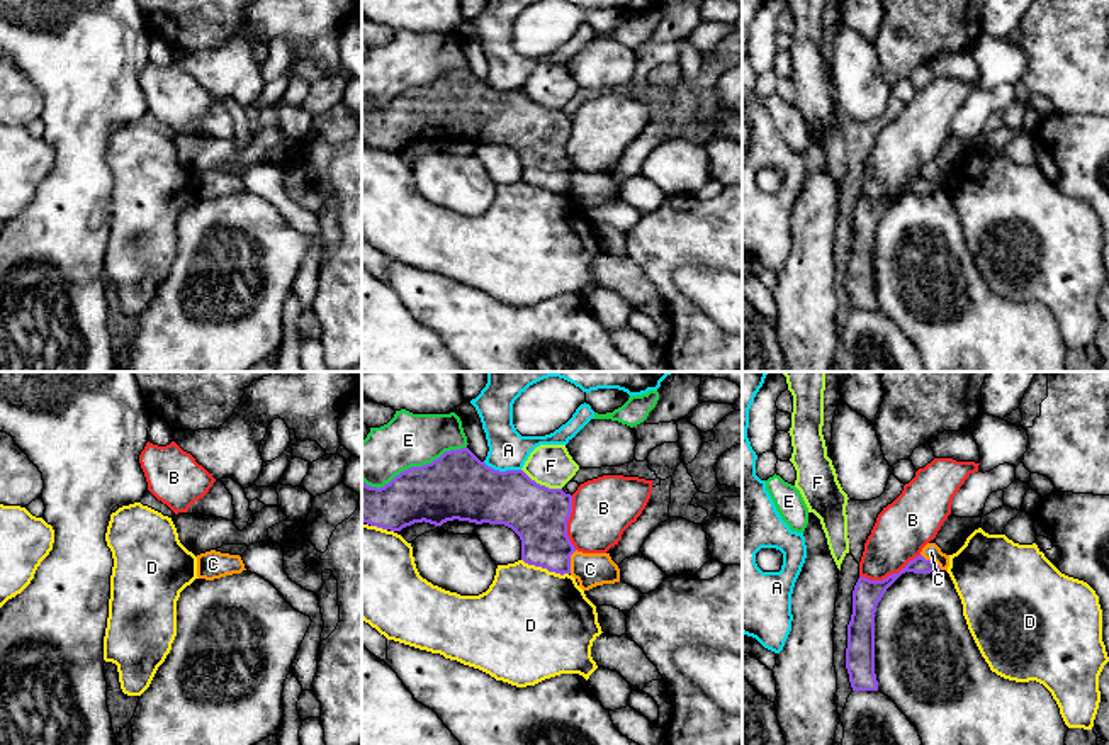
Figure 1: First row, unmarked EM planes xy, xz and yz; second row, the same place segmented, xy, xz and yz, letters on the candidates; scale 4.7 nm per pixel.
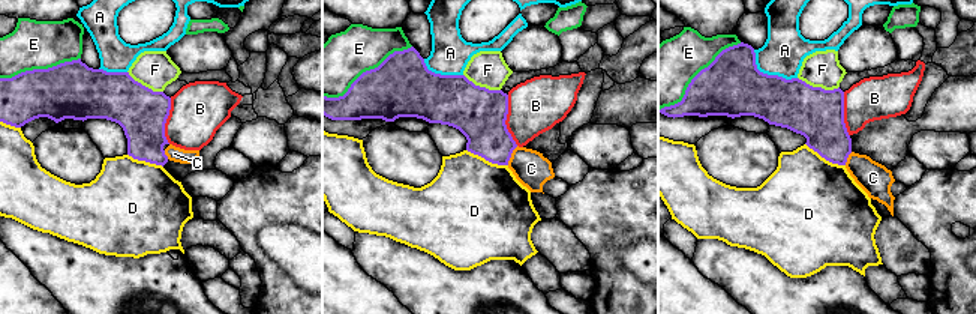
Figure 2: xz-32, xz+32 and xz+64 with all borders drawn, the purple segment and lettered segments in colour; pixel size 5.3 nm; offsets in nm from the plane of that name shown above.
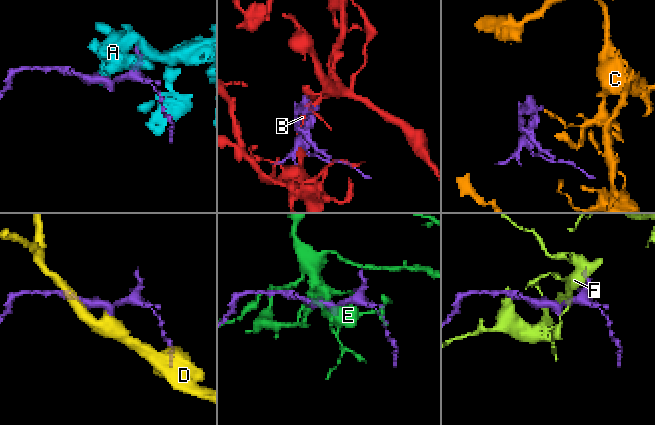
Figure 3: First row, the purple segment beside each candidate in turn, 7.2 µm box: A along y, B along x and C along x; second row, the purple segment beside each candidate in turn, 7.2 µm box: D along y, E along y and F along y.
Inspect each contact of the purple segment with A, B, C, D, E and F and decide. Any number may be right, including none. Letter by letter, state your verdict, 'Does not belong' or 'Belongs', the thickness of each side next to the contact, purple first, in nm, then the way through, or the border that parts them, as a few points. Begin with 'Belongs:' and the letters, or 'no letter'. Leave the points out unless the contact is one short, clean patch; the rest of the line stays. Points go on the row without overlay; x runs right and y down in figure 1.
Belongs: no letter
A: Does not belong. Thickness 320 nm (purple) against 190 nm
B: Does not belong. Thickness 140 nm (purple) against 260 nm
C: Does not belong. Thickness 260 nm (purple) against 160 nm. Boundary: xz (576, 170), (569, 180), (569, 192)
D: Does not belong. Thickness 280 nm (purple) against 480 nm
E: Does not belong. Thickness 320 nm (purple) against 260 nm
F: Does not belong. Thickness 280 nm (purple) against 200 nm

